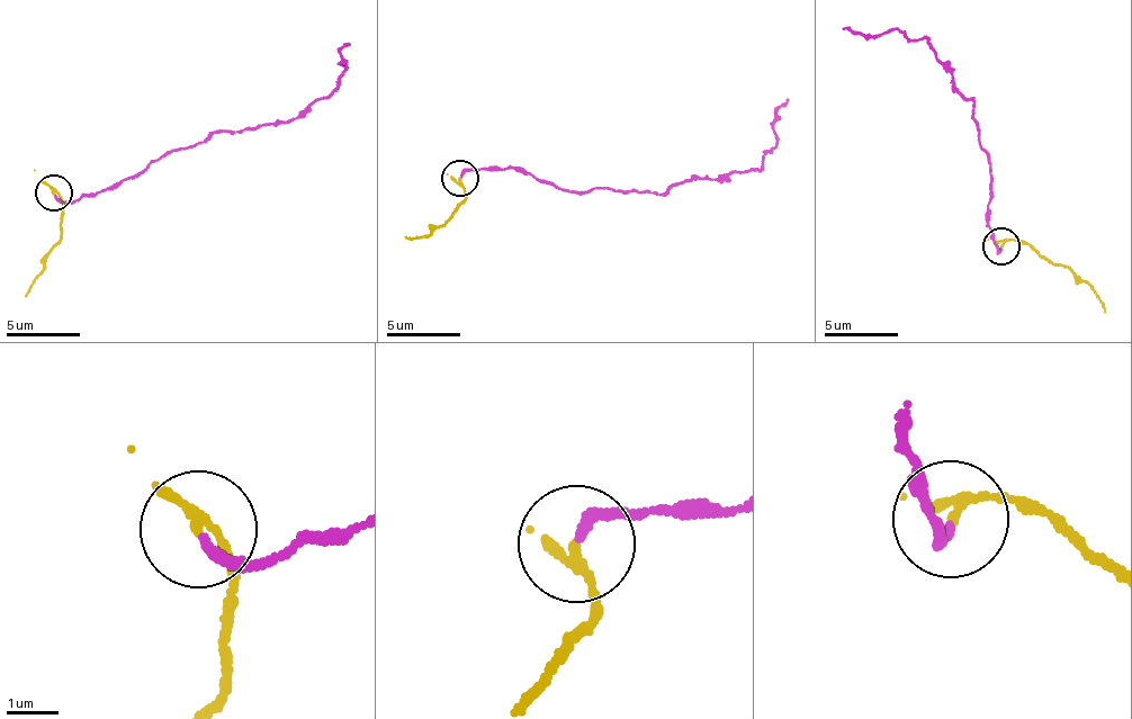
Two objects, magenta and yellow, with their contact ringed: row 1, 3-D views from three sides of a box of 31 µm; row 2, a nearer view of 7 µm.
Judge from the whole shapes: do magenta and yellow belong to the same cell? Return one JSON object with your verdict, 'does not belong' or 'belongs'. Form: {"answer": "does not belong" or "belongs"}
{"answer": "does not belong"}

